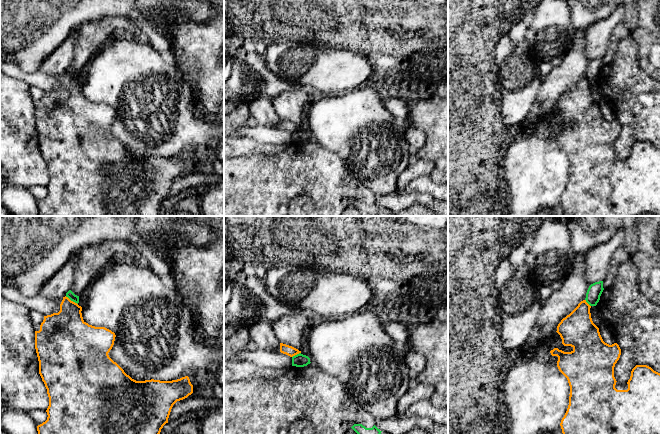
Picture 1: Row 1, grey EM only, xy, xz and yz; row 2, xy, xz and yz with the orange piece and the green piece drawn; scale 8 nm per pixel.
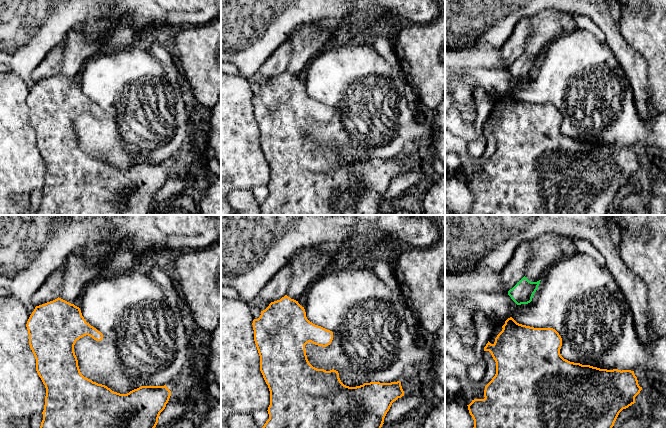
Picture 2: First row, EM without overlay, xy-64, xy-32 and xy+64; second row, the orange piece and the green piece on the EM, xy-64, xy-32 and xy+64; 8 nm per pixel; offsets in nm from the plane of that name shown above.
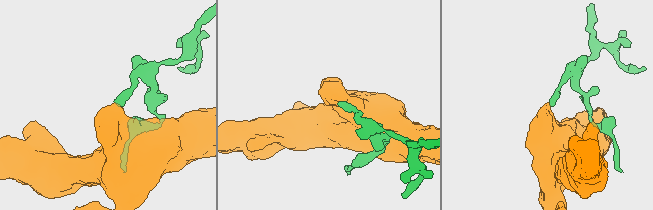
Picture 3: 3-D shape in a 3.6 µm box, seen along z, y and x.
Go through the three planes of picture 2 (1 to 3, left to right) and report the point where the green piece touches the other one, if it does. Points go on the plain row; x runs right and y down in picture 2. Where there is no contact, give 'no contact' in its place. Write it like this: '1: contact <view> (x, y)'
1: no contact
2: no contact
3: no contact

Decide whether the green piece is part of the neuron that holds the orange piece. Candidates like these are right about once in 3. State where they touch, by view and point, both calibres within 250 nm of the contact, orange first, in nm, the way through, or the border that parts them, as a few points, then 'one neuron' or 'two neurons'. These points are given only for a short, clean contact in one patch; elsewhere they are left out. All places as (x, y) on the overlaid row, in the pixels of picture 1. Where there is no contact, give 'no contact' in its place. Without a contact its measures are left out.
xy (70, 300) | 320/60 nm | two neurons

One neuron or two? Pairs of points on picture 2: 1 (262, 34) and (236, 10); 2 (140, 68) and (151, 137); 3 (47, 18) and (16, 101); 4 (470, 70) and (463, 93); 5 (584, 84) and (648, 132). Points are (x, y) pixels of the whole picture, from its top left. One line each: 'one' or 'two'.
1: one
2: one
3: two
4: two
5: one

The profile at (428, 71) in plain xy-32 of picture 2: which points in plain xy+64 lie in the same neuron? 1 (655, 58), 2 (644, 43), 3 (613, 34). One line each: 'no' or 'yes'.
1: yes
2: yes
3: no

